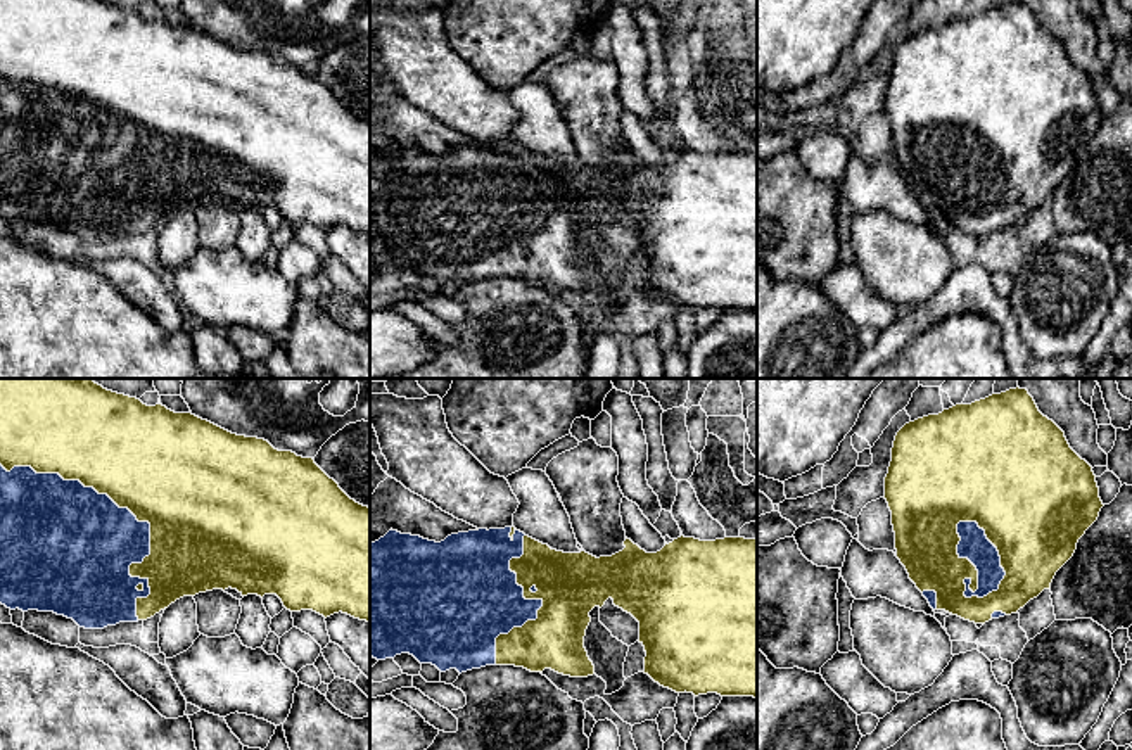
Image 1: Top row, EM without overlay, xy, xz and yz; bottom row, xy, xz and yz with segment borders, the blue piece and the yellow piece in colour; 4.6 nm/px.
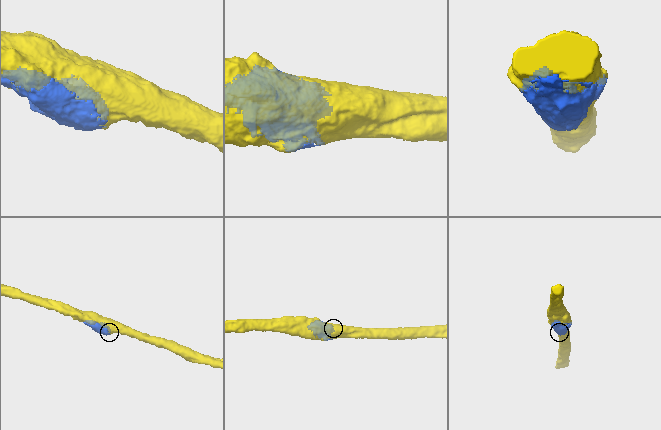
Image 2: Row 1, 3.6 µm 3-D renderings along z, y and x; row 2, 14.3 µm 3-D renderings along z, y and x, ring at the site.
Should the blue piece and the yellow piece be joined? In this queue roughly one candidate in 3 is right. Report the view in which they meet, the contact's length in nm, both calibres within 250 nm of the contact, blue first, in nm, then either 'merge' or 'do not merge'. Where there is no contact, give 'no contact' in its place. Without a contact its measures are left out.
xy | 950 nm | 440/480 nm | merge

